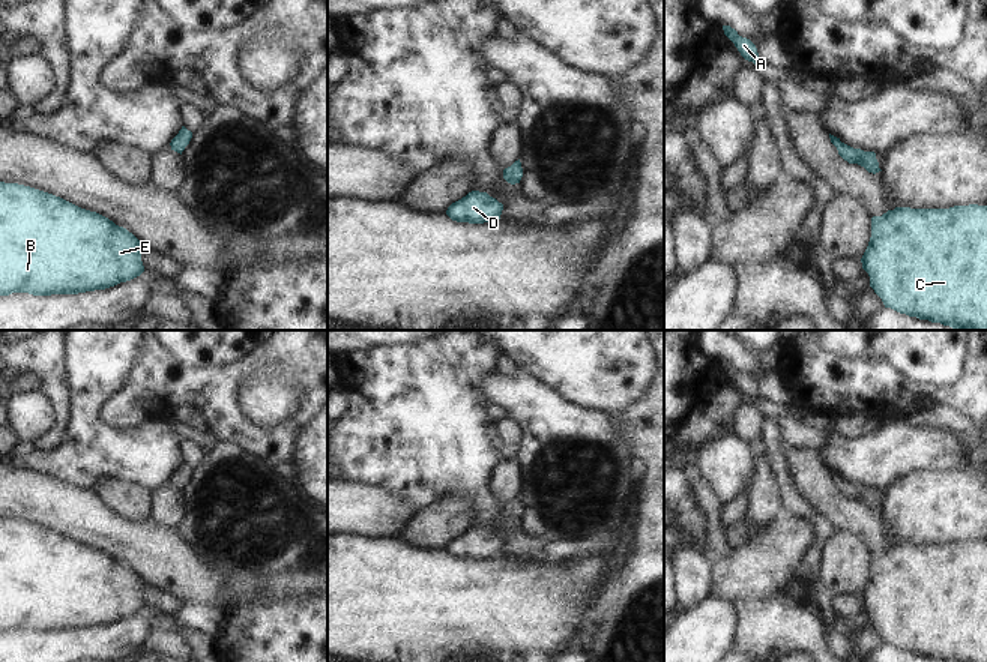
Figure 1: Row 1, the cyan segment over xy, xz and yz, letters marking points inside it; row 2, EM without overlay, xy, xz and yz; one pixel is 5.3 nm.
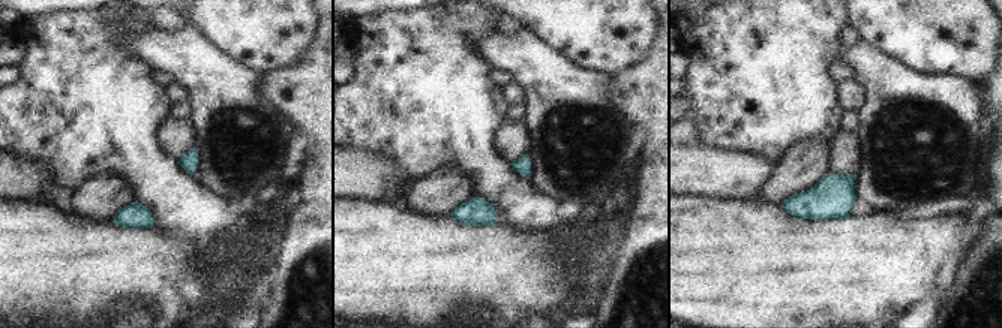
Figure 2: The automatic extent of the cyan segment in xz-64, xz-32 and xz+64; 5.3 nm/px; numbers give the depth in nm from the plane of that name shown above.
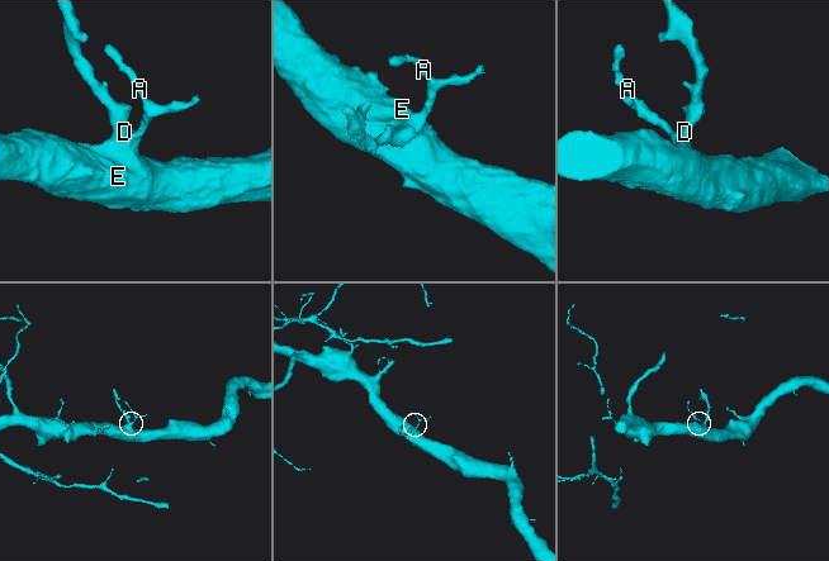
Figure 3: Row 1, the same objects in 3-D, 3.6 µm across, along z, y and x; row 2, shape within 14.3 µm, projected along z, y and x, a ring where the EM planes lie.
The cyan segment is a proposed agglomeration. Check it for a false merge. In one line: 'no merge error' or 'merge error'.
no merge error

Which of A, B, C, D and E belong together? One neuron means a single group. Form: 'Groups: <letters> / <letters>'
Groups: A B C D E.

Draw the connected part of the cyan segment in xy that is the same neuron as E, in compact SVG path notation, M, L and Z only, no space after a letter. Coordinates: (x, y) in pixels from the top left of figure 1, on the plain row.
M0 518L0 632L105 626L144 608L143 579L108 554L53 530Z

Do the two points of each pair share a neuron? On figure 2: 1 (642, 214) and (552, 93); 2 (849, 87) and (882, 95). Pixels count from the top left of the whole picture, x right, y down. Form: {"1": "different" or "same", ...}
{"1": "different", "2": "different"}

